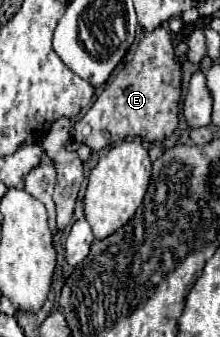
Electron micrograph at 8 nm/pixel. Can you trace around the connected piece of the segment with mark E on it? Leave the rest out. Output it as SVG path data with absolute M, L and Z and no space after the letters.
M161 26L153 32L143 32L135 54L115 78L103 88L93 106L73 124L73 138L87 144L91 152L99 152L129 136L141 136L143 140L165 140L177 128L179 98L181 98L181 64L175 56L171 34Z

